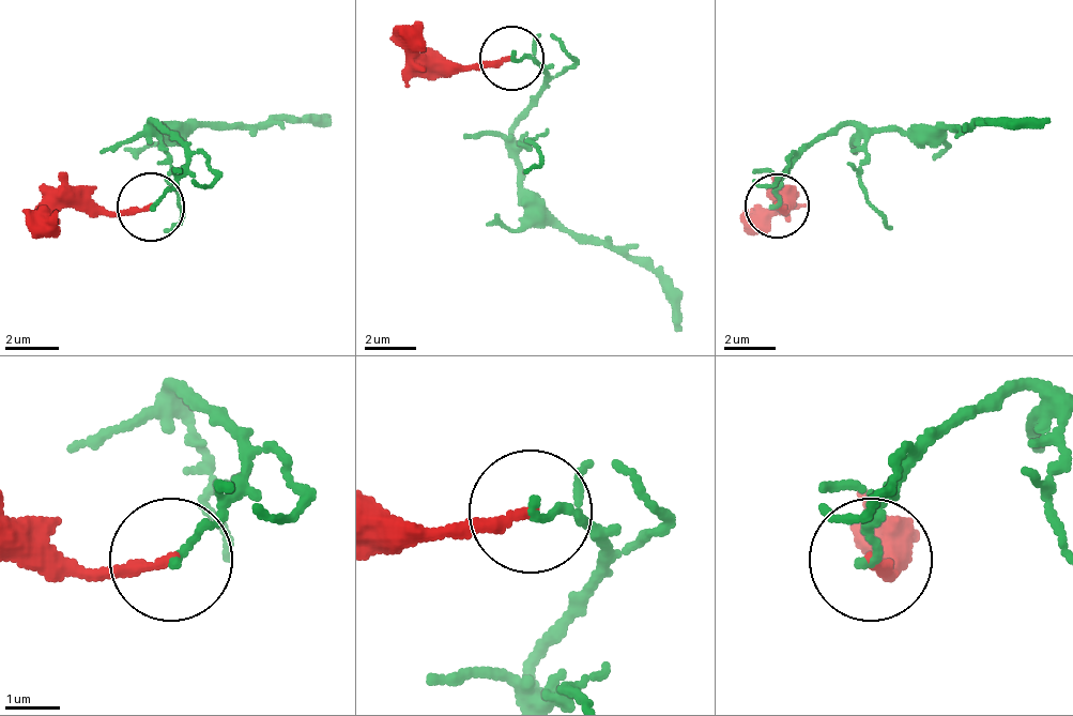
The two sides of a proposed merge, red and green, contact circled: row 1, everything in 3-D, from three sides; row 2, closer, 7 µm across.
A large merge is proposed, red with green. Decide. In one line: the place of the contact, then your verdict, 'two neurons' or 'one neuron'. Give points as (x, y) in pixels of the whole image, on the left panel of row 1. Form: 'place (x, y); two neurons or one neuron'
place (151, 207); two neurons

